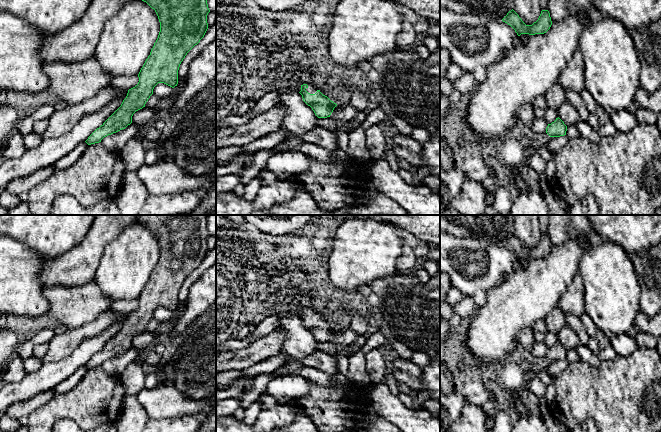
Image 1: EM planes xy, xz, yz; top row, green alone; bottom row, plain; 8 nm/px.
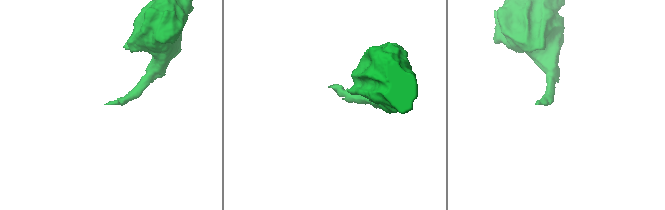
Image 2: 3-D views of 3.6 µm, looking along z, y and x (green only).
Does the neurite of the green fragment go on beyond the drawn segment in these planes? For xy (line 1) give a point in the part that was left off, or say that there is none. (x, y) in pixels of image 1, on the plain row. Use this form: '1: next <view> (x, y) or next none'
1: next none

